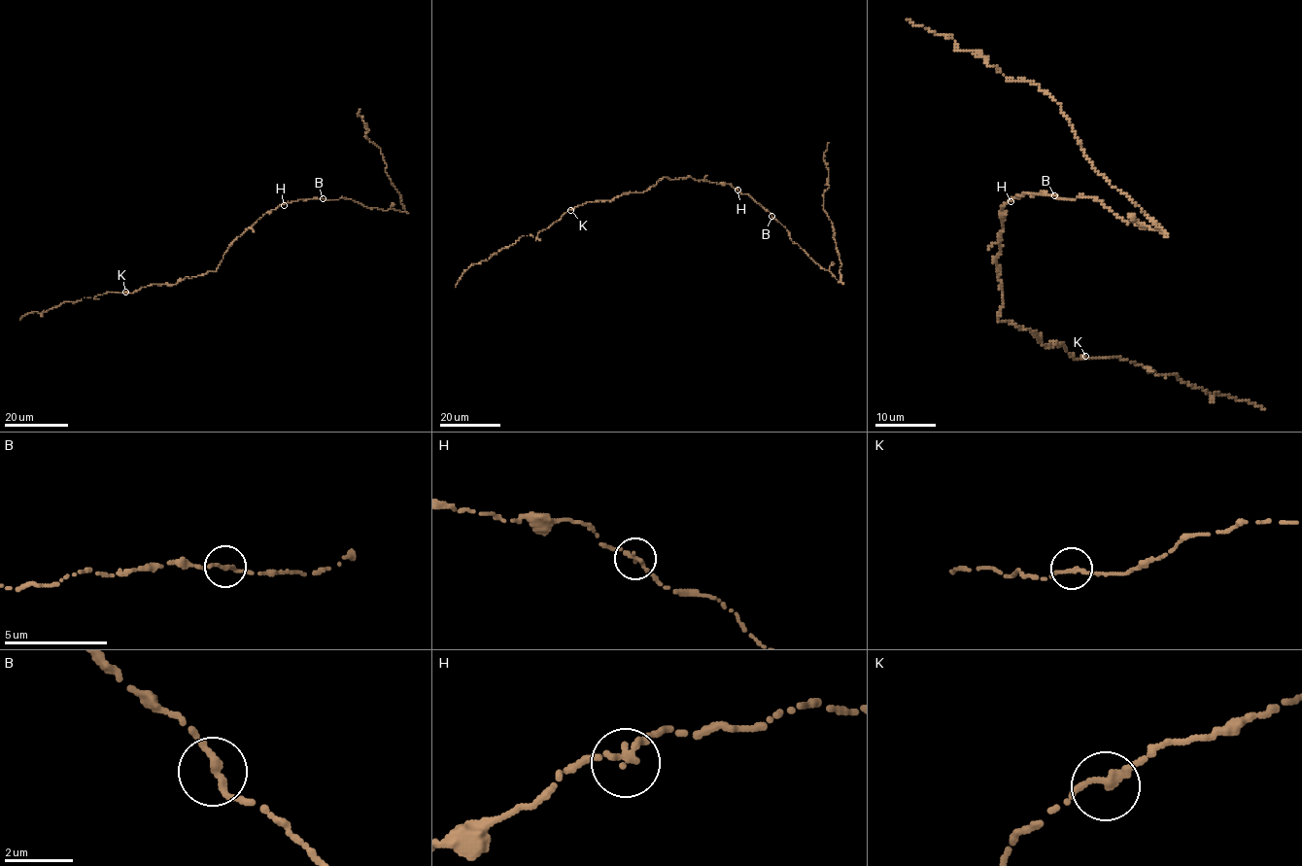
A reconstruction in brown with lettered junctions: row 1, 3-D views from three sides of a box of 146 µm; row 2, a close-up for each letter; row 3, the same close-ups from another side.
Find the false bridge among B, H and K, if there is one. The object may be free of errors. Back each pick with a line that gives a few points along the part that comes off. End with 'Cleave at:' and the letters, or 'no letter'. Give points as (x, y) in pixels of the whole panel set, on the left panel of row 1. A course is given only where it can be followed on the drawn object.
Cleave at: no letter

